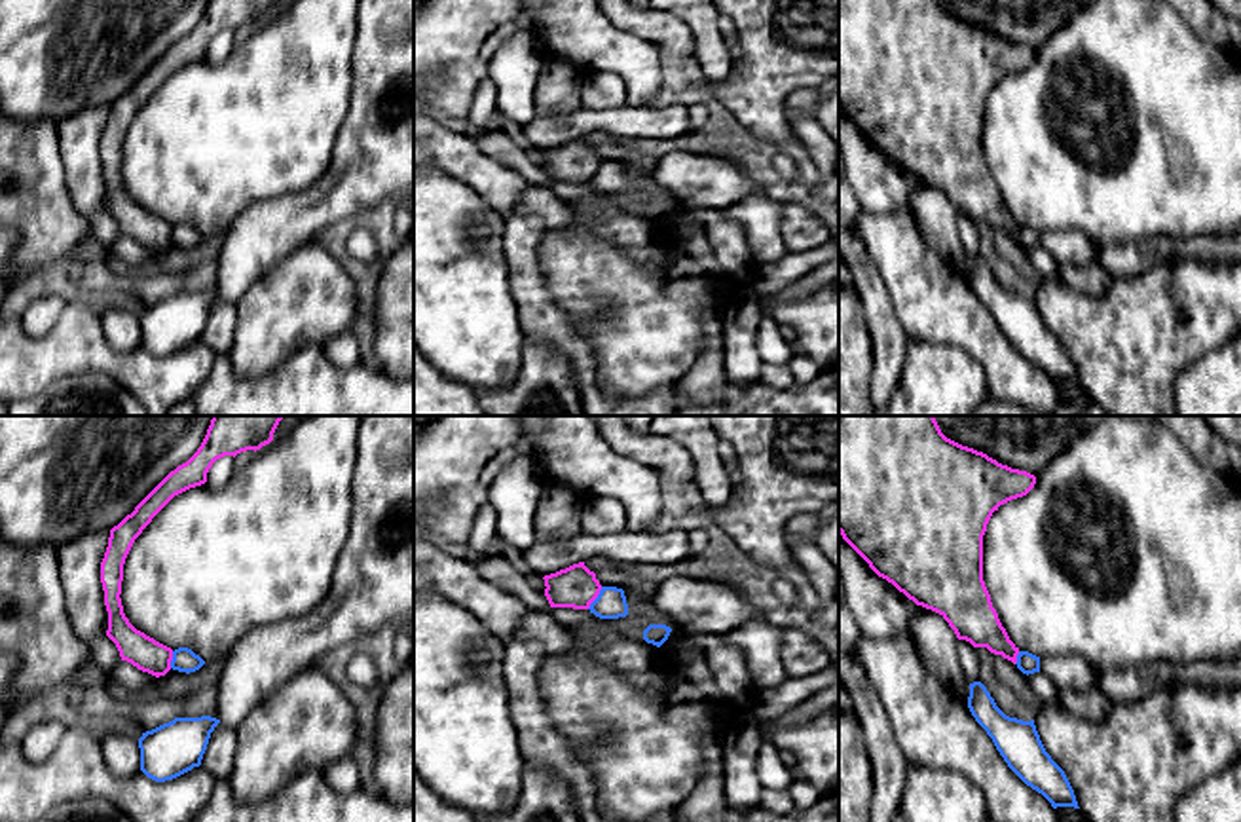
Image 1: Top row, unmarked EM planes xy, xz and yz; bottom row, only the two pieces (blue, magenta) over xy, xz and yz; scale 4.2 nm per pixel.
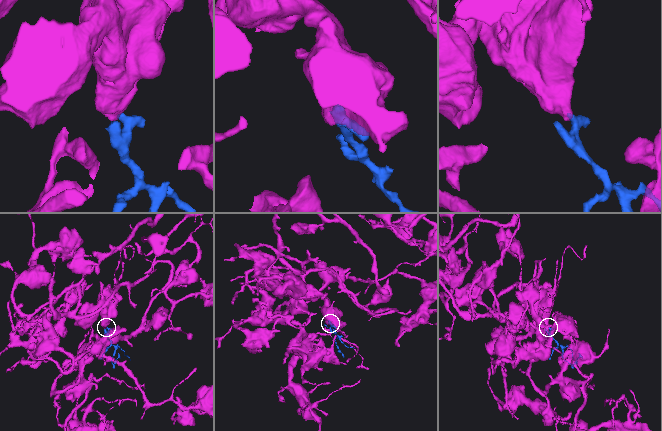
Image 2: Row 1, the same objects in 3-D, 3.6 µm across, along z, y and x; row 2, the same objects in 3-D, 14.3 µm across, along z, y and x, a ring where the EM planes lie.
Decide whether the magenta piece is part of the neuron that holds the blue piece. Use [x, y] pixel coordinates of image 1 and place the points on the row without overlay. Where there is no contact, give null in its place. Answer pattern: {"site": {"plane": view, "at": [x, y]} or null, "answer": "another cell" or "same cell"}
{"site": {"plane": "xz", "at": [596, 173]}, "answer": "another cell"}

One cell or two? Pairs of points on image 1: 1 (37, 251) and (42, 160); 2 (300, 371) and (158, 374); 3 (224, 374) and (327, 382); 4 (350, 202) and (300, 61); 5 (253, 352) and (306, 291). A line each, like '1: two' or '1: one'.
1: one
2: two
3: one
4: two
5: one

